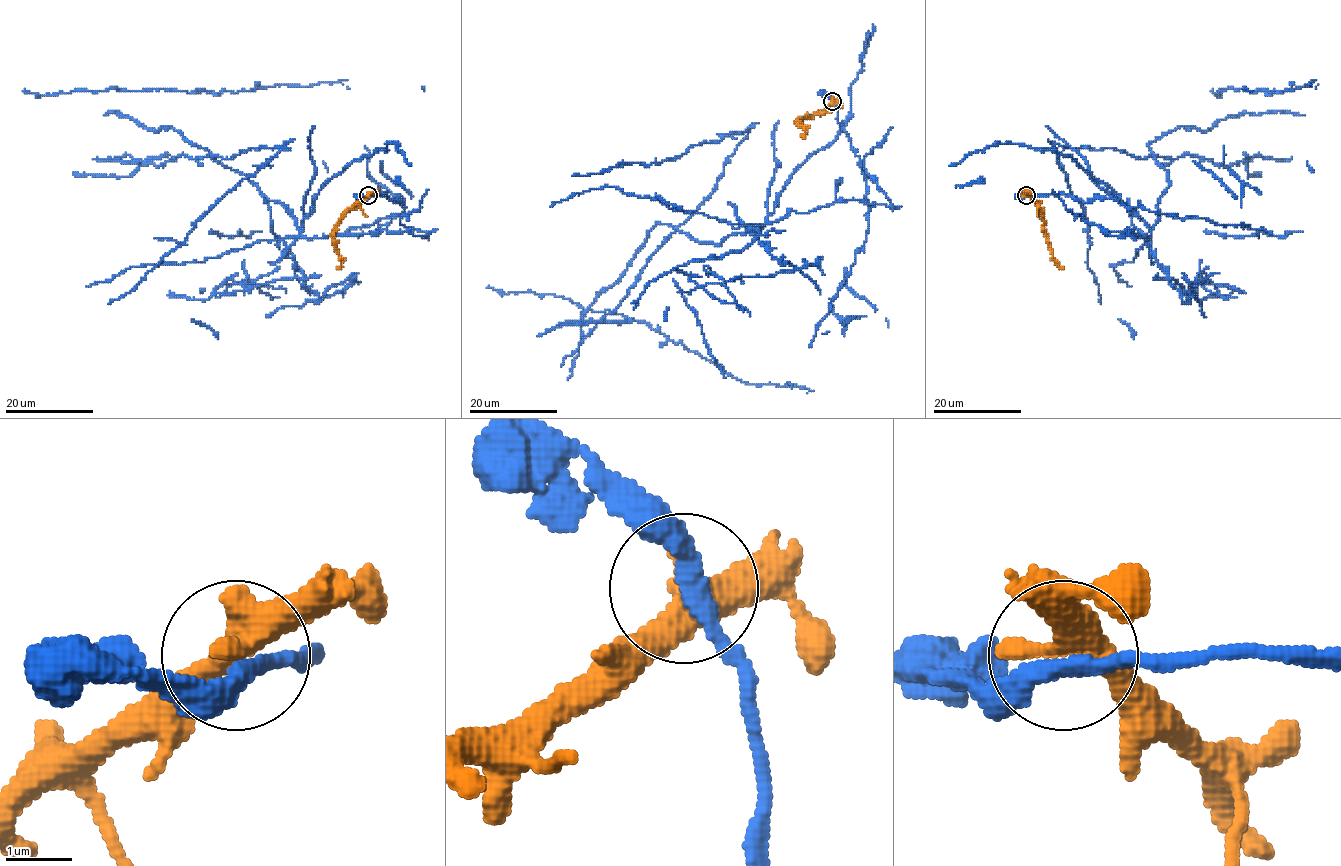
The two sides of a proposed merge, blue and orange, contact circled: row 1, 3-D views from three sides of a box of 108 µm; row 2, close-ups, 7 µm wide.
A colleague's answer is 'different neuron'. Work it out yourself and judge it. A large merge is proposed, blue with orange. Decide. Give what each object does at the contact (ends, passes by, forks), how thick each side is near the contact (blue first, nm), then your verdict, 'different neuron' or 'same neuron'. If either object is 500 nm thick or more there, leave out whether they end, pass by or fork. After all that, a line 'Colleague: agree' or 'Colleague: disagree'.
blue passes by; orange passes by; 300 nm thick on the blue side, 480 nm on the other; different neuron
Colleague: agree

